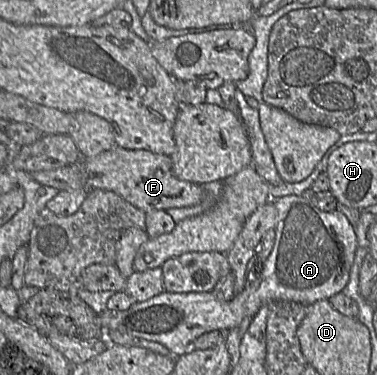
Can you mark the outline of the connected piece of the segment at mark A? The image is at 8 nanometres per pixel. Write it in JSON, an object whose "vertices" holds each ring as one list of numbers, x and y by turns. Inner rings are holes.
{"vertices":[[298,195,282,196,274,203,276,226,273,249,264,261,259,277,254,281,247,280,244,289,235,294,230,301,218,300,213,292,172,293,164,291,149,300,136,302,127,310,104,311,99,315,102,329,116,330,134,338,158,342,167,347,173,355,181,356,192,349,194,340,202,334,213,330,229,331,237,327,244,318,254,317,262,306,275,300,310,305,341,292,349,281,349,273,358,247,356,231,347,217,337,210,321,211,306,198]]}

